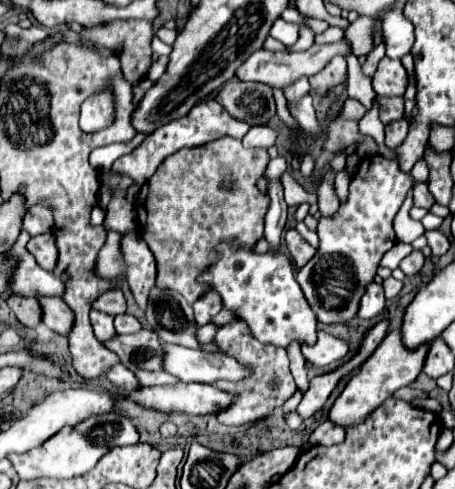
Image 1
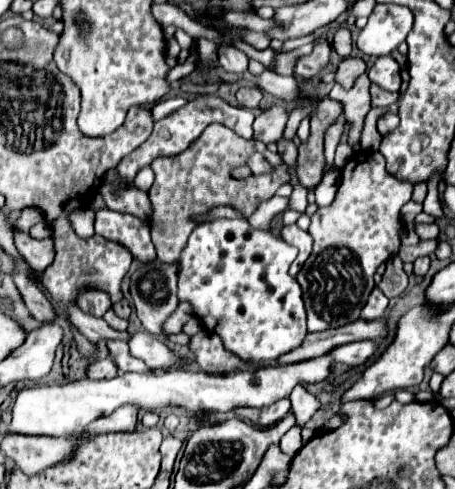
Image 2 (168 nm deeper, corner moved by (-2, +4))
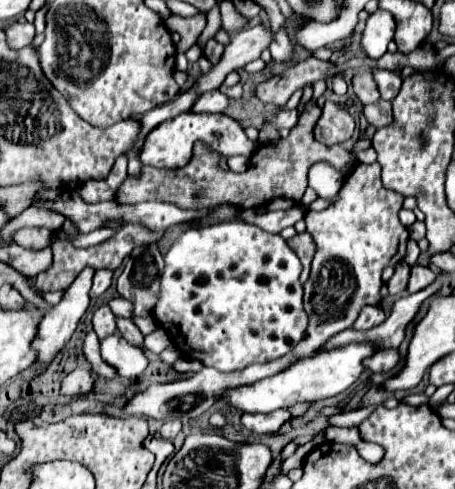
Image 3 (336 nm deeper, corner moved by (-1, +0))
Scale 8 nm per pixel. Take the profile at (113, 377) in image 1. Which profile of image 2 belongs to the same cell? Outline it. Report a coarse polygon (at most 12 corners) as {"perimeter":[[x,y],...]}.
{"perimeter":[[111,359],[89,365],[89,379],[113,379],[117,365]]}

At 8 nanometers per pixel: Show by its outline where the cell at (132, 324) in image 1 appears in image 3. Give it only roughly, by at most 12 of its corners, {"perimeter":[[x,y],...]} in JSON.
{"perimeter":[[108,305],[94,311],[92,327],[98,337],[116,331],[116,317]]}

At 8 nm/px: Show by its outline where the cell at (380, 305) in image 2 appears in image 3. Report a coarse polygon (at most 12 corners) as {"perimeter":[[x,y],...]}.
{"perimeter":[[374,305],[362,307],[352,329],[366,331],[386,319]]}

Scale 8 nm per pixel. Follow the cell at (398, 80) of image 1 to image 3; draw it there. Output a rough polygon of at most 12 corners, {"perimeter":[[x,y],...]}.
{"perimeter":[[376,69],[374,77],[382,99],[392,101],[402,77],[388,69]]}

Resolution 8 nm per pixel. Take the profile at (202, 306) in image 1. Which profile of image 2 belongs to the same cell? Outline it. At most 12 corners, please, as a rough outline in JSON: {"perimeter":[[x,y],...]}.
{"perimeter":[[179,303],[163,325],[167,333],[181,333],[193,317],[191,303]]}

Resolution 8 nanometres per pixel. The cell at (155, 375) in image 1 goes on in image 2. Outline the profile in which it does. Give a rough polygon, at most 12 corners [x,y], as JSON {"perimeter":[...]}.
{"perimeter":[[106,341],[119,371],[147,373],[149,367],[131,355],[127,343]]}

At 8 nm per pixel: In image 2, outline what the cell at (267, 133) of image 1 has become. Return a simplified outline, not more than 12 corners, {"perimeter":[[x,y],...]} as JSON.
{"perimeter":[[281,105],[261,111],[253,139],[277,143],[289,113]]}

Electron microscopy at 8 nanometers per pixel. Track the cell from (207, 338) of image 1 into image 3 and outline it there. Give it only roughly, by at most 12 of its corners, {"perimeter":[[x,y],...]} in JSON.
{"perimeter":[[162,327],[144,337],[144,347],[162,353],[170,345],[170,335]]}

